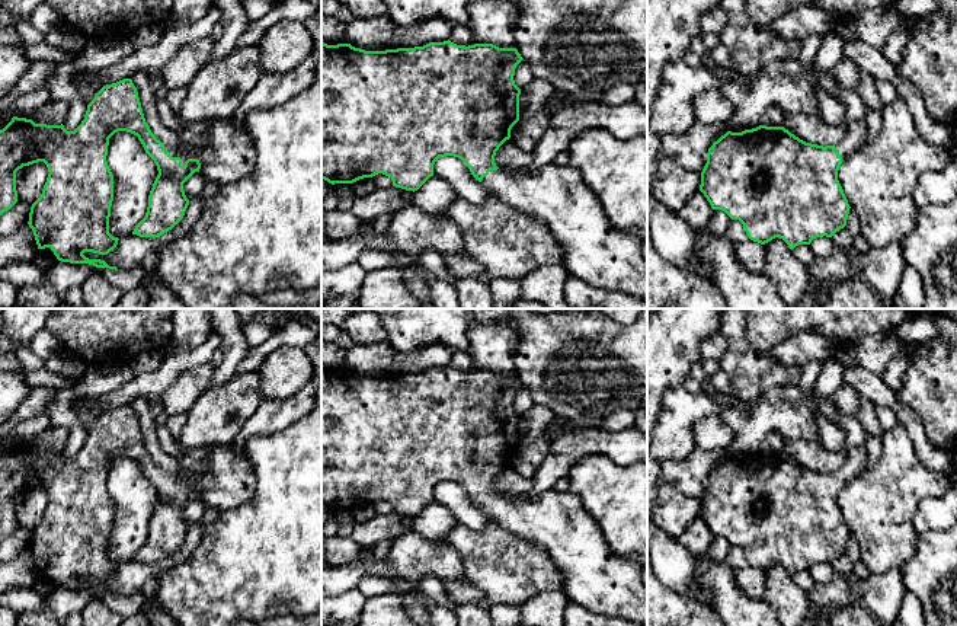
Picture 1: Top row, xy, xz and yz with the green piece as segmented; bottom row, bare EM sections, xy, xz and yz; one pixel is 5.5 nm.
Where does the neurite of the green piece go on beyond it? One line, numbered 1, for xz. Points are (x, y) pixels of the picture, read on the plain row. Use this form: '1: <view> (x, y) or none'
1: xz (556, 520)

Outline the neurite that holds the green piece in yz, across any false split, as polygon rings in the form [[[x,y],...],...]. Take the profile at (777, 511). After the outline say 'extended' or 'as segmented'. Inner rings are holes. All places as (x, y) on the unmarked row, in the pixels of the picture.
[[[860,441],[833,472],[806,469],[784,453],[759,451],[742,459],[727,457],[707,479],[700,517],[713,536],[739,546],[748,563],[765,571],[782,565],[793,577],[816,563],[832,563],[846,552],[849,530],[838,507],[844,486],[864,472],[867,448]]] | extended

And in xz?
[[[449,365],[385,377],[321,368],[321,505],[332,511],[353,510],[383,499],[393,507],[393,512],[415,518],[433,502],[433,491],[439,483],[458,483],[489,521],[550,553],[564,577],[563,591],[570,601],[606,617],[622,617],[647,626],[647,587],[641,581],[641,566],[609,552],[579,495],[554,488],[524,496],[496,492],[496,478],[510,464],[510,456],[519,447],[521,415],[513,402],[522,386],[516,374],[499,374],[493,370],[465,373]]] | extended

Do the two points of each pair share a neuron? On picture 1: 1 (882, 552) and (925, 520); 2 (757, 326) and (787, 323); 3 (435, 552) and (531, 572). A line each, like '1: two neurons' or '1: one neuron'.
1: two neurons
2: one neuron
3: two neurons

